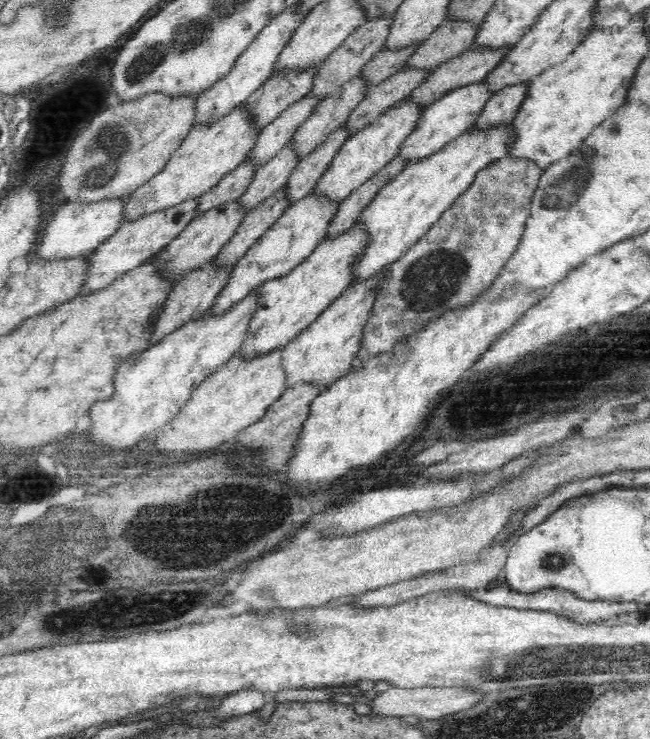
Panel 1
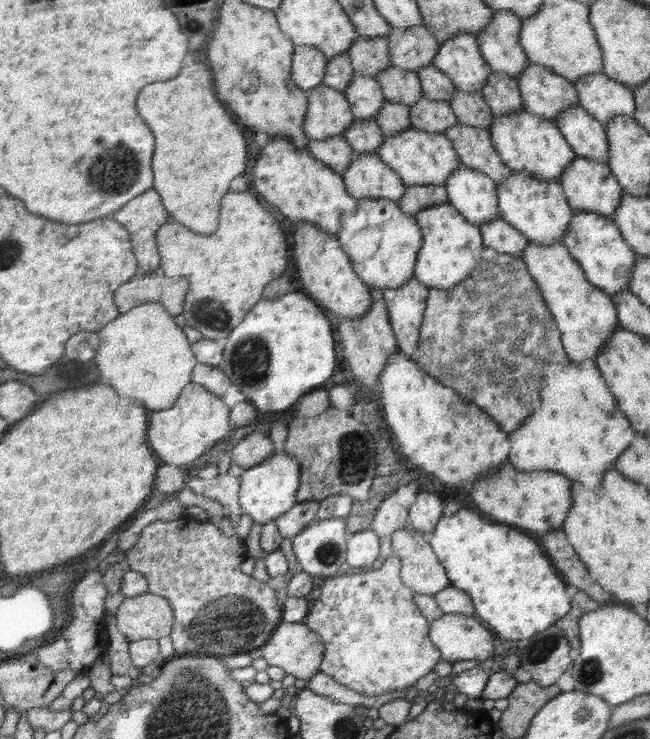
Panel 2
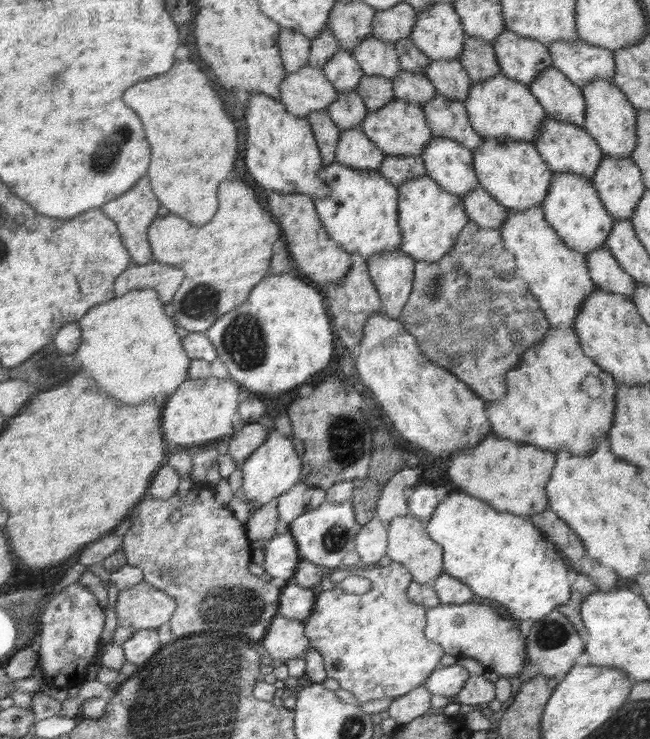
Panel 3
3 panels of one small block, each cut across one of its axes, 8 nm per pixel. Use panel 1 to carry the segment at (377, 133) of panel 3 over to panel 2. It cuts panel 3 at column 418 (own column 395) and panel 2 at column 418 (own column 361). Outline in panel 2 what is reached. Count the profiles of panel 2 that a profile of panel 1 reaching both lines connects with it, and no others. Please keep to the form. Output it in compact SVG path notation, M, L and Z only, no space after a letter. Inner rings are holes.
M411 126L393 138L385 138L384 144L376 154L384 164L399 173L407 186L414 186L414 184L418 184L418 186L446 185L452 172L455 172L462 162L452 142L444 135L422 132L422 130L416 130Z

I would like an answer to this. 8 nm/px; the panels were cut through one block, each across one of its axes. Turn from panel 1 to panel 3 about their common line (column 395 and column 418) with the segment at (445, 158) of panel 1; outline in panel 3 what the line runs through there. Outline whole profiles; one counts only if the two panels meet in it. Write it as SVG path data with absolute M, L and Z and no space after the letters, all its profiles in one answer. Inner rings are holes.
M428 175L410 178L398 186L399 227L403 231L402 252L415 261L438 262L458 243L463 228L470 223L464 200L450 193Z

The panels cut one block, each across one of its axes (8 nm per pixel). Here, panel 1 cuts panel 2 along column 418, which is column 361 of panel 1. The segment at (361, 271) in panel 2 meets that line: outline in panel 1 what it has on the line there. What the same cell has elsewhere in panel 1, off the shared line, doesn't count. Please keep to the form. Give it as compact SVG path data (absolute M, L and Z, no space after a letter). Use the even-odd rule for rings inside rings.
M360 225L352 226L346 232L340 233L336 237L330 237L322 240L317 247L301 261L296 268L292 268L290 272L276 279L268 280L259 287L261 290L260 302L258 302L258 310L254 312L254 316L249 322L248 338L245 340L244 346L240 347L237 352L244 357L250 359L268 353L272 349L287 345L291 340L303 329L308 328L321 314L332 304L334 300L346 292L353 286L352 267L357 259L357 254L361 253L369 243L369 236L366 229Z

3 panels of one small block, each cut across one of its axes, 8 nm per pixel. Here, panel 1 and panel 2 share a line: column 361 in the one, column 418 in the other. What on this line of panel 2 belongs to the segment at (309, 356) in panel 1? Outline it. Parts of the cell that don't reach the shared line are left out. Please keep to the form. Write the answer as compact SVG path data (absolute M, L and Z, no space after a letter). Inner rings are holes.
M410 278L402 289L383 292L399 350L406 356L416 355L414 352L418 350L420 324L424 320L428 293L427 286L416 278Z

